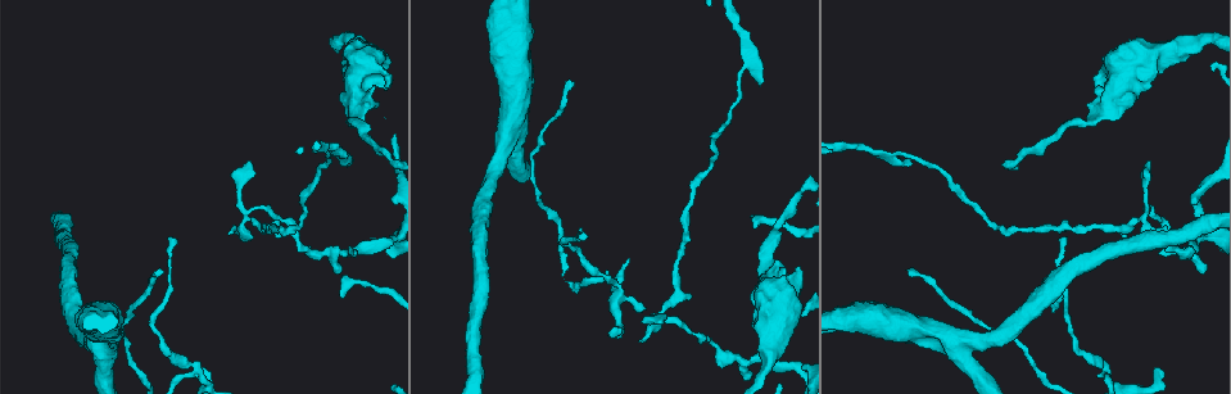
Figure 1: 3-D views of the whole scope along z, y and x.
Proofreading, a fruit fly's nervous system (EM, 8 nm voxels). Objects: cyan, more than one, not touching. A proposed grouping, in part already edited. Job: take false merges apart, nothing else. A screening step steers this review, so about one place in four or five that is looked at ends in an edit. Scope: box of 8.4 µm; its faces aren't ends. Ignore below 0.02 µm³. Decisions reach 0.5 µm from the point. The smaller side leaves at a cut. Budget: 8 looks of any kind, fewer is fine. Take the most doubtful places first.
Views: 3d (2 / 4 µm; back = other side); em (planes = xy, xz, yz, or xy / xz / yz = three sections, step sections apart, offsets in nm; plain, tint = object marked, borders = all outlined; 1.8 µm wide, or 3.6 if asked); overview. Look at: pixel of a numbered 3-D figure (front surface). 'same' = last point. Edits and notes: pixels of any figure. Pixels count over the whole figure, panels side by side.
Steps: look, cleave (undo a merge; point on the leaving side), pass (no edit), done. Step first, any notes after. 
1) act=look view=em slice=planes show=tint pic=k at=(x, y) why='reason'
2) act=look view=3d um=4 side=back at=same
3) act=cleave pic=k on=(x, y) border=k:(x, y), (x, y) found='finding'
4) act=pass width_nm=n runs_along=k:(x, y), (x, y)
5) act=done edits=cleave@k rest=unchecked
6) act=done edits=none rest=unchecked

act=look view=3d um=2 pic=1 at=(192, 372) why='two arms in line, one across'

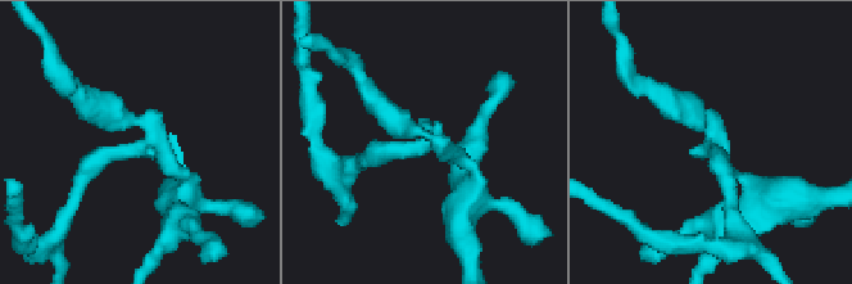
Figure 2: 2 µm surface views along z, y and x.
act=look view=em slice=yz step=4 show=tint pic=2 at=(431, 146)

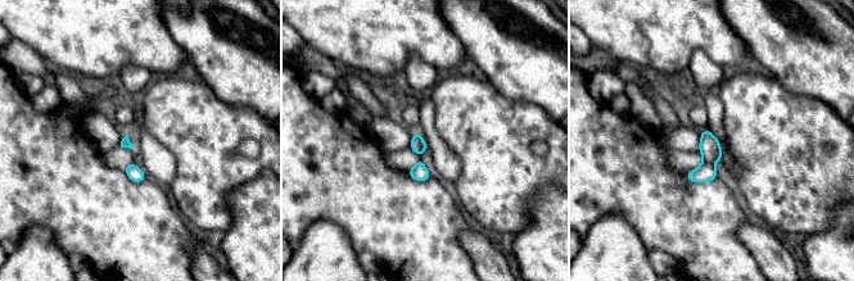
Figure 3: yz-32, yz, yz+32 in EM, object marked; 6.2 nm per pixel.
act=look view=em slice=planes show=tint at=same

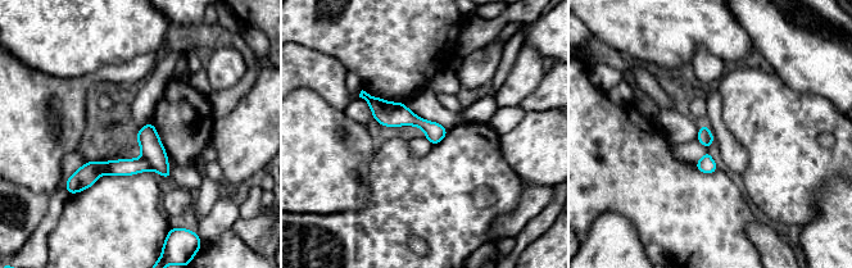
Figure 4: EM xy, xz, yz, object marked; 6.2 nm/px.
act=cleave pic=4 on=(125, 167) border=4:(143, 157), (150, 168) found='a second neuron is stuck on'

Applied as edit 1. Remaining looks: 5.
act=look view=3d um=2 pic=1 at=(1146, 209) why='abrupt turn'

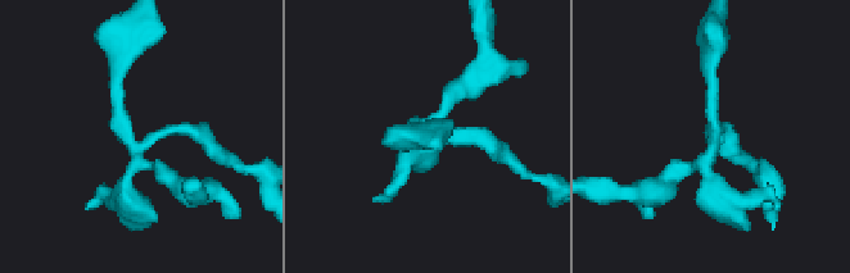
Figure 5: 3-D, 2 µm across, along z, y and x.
act=look view=em slice=yz step=16 show=tint pic=5 at=(150, 138)

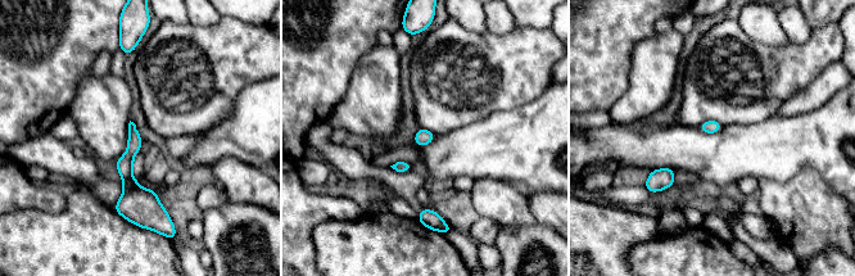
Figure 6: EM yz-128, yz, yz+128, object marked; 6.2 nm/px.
act=look view=em slice=planes show=tint at=same why='cut it another way'

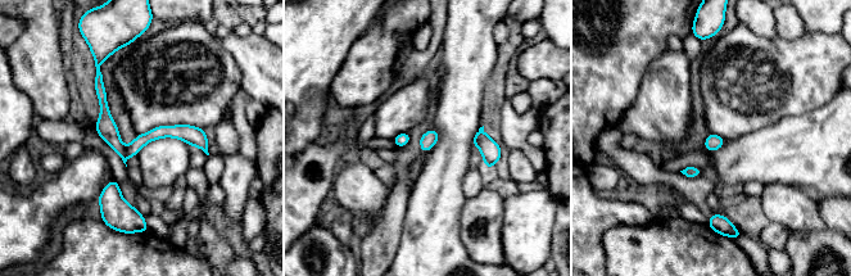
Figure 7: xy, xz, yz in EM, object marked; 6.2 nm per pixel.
act=pass runs_along=7:(99, 77), (123, 149), (161, 131), (204, 146) found='one neuron here'

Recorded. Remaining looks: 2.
act=look view=em slice=xy step=4 show=plain pic=1 at=(355, 107) why='thick turns thin'

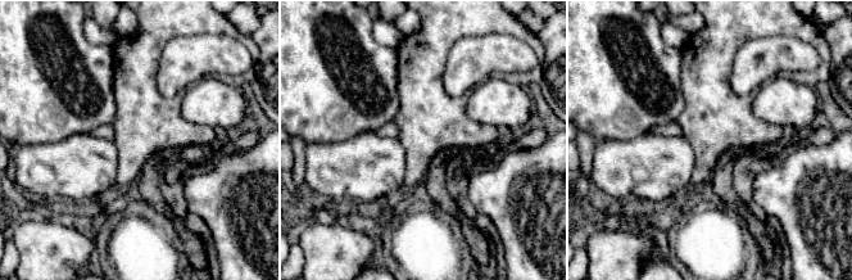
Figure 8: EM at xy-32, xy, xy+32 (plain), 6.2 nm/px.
act=look view=em slice=xy step=4 show=tint at=same

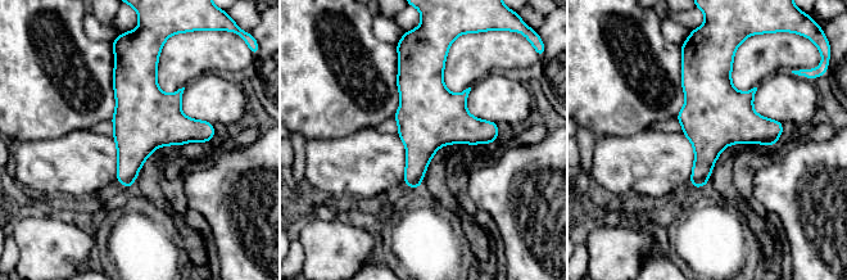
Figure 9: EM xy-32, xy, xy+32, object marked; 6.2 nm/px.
act=pass found='one neuron here'

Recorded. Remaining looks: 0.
act=done edits=cleave@4 rest=unchecked

